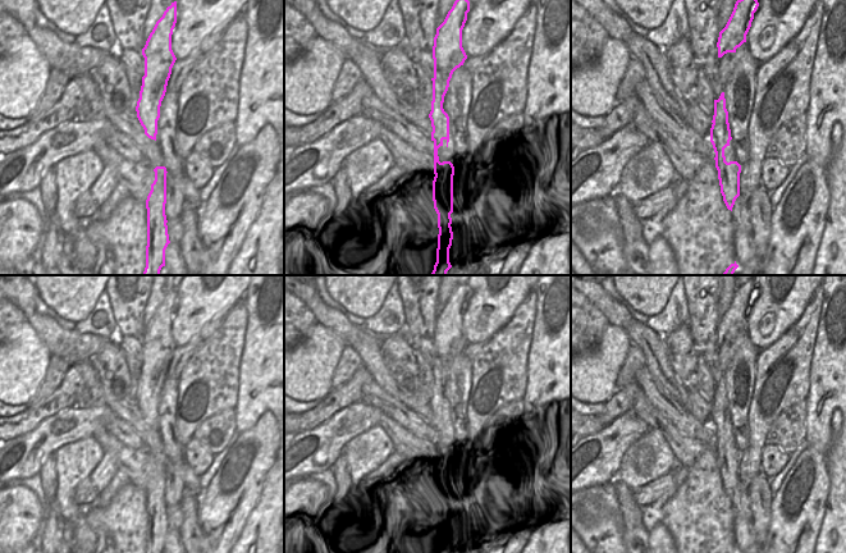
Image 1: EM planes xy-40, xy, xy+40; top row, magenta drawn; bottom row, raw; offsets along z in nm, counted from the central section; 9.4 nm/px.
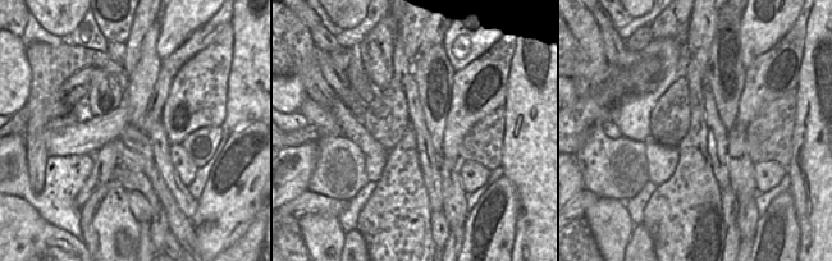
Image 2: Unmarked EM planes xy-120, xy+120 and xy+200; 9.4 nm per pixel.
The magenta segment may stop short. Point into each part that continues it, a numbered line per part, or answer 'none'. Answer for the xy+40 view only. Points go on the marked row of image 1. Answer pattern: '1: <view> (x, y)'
none

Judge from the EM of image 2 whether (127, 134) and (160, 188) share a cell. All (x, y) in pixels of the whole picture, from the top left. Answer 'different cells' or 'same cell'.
same cell

